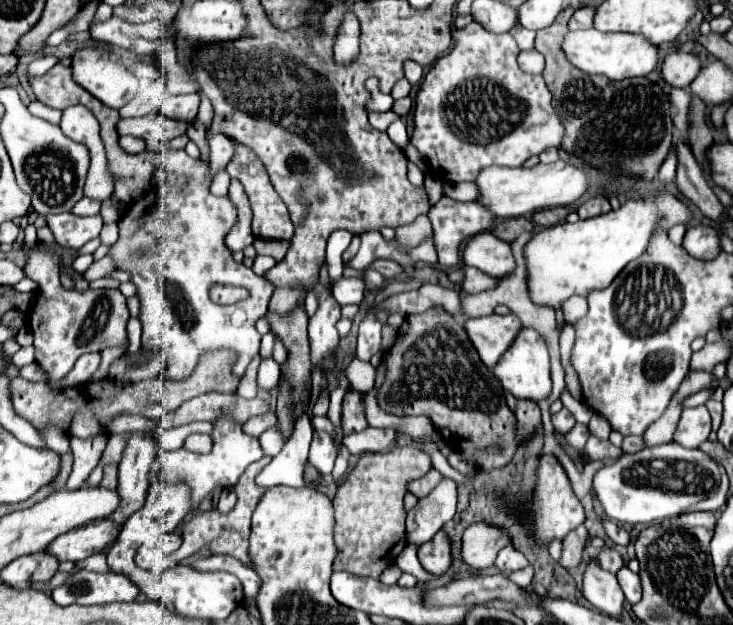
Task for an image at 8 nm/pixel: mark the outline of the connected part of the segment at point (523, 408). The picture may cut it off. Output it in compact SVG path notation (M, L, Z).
M505 393L505 399L507 399L507 405L509 409L515 413L517 417L517 431L519 431L519 443L535 431L535 427L541 425L541 413L539 413L539 407L537 403L533 401L521 401L521 399L515 399L511 393Z

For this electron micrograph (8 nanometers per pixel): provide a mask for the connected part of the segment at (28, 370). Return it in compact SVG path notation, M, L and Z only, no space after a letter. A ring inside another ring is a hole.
M31 363L27 367L21 367L19 369L19 377L23 379L29 379L33 383L47 383L47 375L43 373L43 369L39 369L37 363Z

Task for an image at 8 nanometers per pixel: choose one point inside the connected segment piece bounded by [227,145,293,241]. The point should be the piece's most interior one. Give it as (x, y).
(271, 220)

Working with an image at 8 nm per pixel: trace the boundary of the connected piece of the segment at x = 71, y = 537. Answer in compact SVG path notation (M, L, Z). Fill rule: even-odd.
M97 519L79 529L63 533L55 539L55 543L51 543L47 551L53 553L59 561L77 563L107 549L111 543L115 543L115 537L119 537L119 533L121 529L115 529L111 521Z

